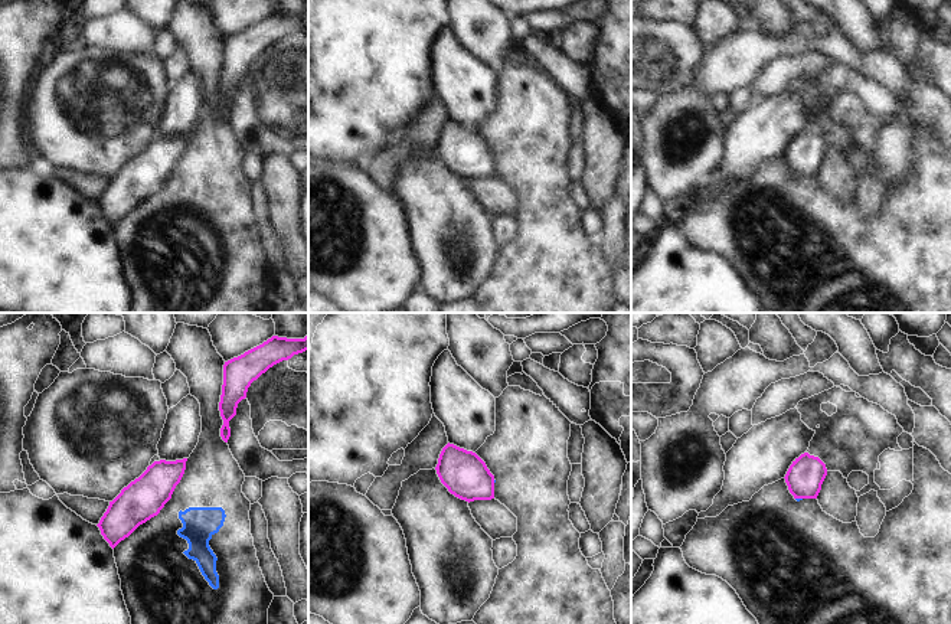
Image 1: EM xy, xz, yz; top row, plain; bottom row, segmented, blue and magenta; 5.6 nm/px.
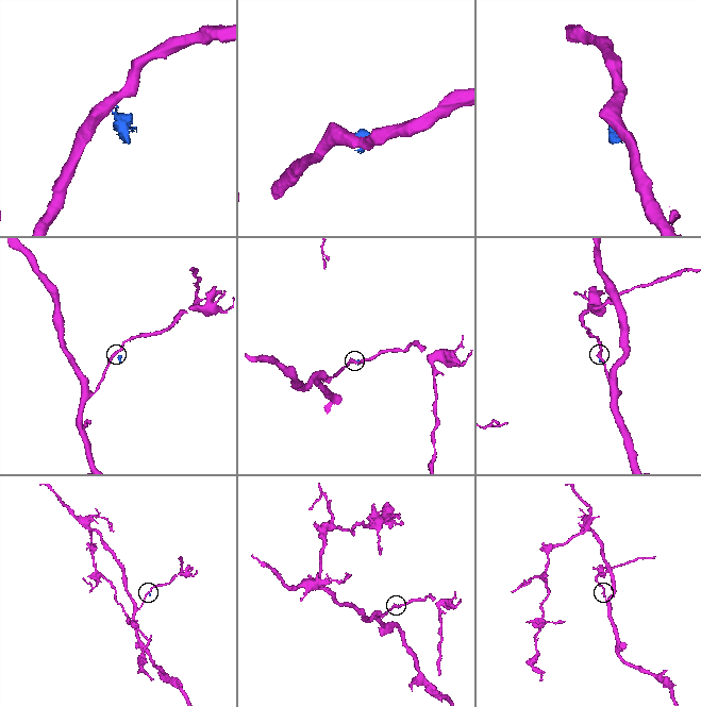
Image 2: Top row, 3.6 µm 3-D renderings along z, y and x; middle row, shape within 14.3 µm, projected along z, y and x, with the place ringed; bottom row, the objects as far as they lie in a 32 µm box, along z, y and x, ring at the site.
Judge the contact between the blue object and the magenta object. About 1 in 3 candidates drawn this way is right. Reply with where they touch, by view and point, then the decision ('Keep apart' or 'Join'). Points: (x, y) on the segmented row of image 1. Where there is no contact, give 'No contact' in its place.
Touches blue at yz (798, 499). Keep apart.

